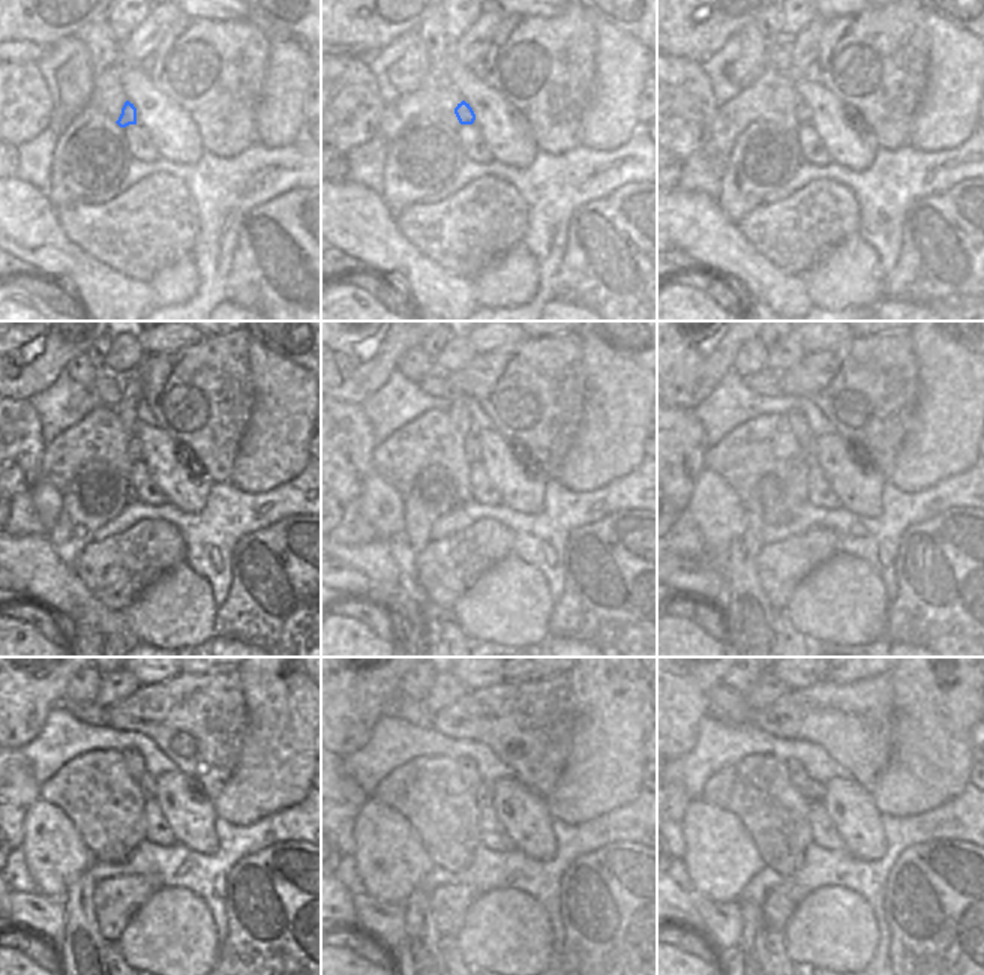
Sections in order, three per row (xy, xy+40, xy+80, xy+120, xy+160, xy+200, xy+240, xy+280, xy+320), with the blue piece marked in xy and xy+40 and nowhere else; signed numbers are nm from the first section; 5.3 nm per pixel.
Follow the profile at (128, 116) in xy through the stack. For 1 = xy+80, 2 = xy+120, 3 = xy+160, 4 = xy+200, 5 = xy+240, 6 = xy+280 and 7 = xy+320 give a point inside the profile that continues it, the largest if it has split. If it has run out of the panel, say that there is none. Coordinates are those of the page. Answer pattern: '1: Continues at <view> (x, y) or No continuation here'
1: Continues at xy+80 (803, 113)
2: Continues at xy+120 (134, 444)
3: Continues at xy+160 (471, 449)
4: Continues at xy+200 (810, 450)
5: Continues at xy+240 (147, 782)
6: Continues at xy+280 (485, 794)
7: Continues at xy+320 (818, 791)

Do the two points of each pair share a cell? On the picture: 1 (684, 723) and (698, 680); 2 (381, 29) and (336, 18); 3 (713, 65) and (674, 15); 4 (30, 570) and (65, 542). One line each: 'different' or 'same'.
1: same
2: same
3: different
4: different

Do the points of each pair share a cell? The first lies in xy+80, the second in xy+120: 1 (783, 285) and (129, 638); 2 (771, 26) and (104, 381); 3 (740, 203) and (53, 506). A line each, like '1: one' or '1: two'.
1: one
2: two
3: two

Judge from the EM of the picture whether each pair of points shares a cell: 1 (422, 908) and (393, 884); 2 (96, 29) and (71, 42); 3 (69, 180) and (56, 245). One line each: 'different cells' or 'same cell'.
1: different cells
2: different cells
3: different cells

